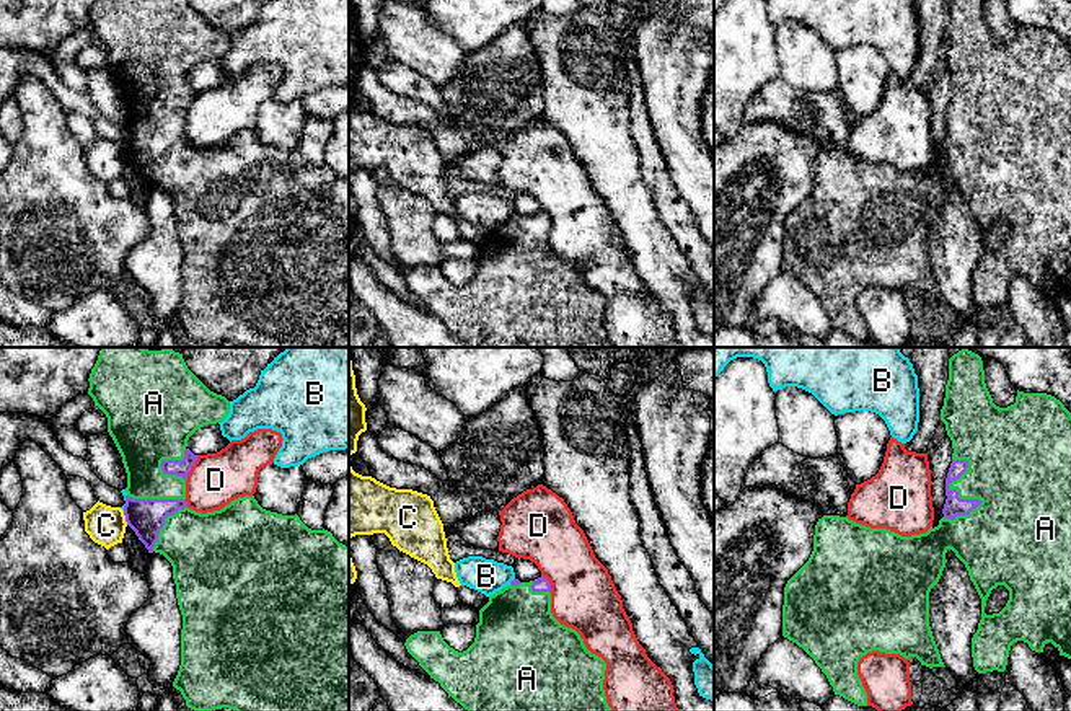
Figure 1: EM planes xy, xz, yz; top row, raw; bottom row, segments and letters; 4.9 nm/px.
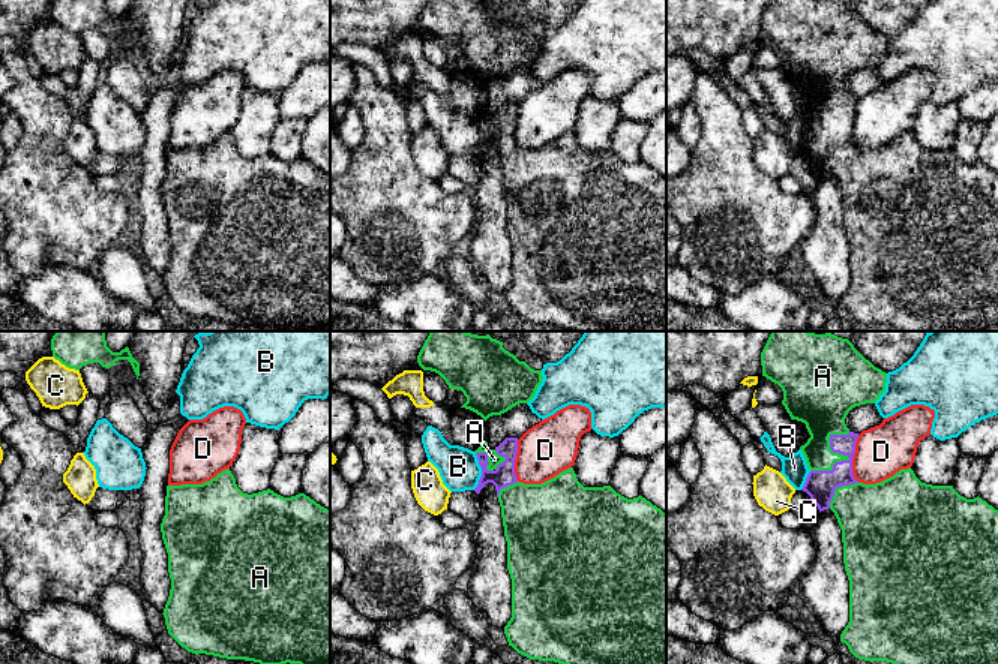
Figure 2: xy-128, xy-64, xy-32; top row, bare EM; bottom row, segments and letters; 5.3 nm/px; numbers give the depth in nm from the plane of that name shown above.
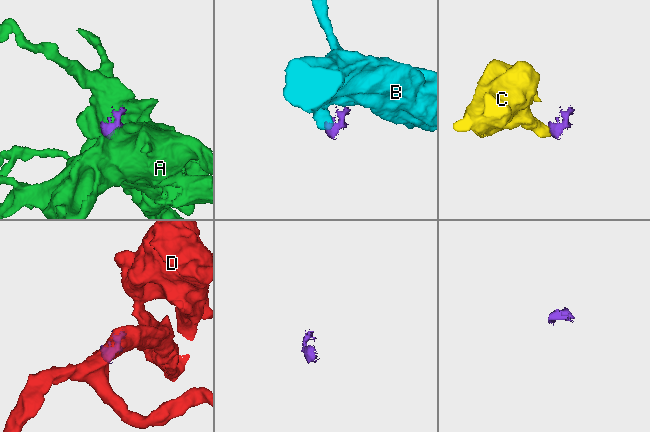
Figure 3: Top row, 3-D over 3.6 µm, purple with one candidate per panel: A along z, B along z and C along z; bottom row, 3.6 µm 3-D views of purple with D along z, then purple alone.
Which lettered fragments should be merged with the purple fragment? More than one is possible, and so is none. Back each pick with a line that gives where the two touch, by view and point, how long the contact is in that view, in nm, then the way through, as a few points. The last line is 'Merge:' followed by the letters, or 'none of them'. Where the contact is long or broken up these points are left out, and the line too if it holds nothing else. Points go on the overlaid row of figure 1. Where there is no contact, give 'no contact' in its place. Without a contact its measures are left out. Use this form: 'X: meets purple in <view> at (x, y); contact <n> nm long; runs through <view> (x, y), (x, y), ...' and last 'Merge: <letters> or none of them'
A: meets purple in yz at (957, 494); contact 320 nm long
Merge: A

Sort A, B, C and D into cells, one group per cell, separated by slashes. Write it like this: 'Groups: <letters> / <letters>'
Groups: A / B / C / D

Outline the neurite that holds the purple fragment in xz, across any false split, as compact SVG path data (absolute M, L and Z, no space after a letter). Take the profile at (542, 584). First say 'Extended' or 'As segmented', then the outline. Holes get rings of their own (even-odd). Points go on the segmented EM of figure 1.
Extended. M546 577L530 582L513 579L489 597L479 610L474 643L463 652L450 647L440 631L417 631L404 643L419 665L468 711L611 711L603 680L606 664L592 654L580 634L561 625L551 613L551 584Z

